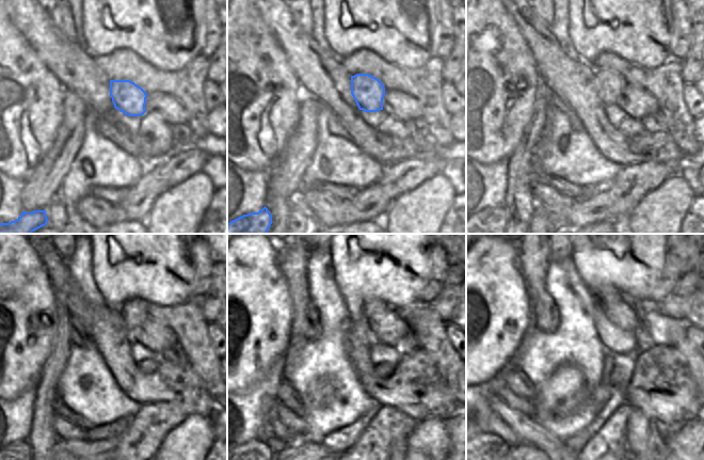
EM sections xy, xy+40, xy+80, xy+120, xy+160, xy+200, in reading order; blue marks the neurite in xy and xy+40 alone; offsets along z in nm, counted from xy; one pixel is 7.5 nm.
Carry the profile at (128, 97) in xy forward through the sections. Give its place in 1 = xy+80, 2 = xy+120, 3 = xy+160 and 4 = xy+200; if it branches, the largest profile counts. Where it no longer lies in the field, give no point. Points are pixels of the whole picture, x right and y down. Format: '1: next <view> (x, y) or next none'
1: next xy+80 (610, 84)
2: next xy+120 (133, 313)
3: next xy+160 (373, 307)
4: next xy+200 (605, 296)

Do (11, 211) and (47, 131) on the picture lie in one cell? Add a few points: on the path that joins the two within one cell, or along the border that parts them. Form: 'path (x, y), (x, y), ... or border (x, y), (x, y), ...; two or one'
border (11, 177), (24, 180); two

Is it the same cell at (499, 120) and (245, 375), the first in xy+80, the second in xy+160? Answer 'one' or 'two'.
one

